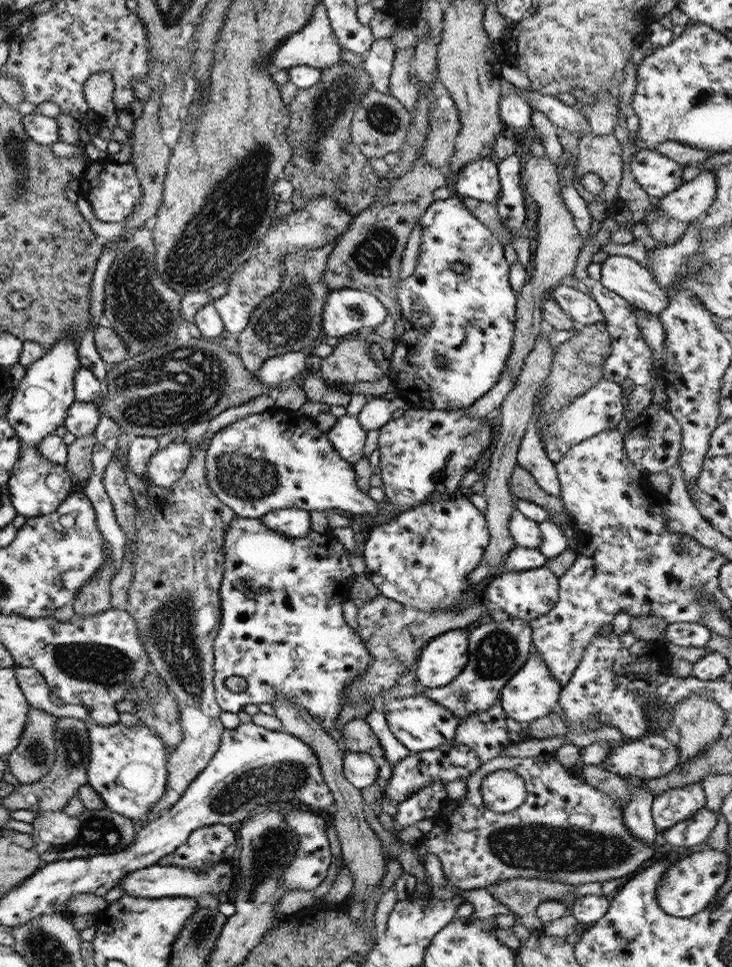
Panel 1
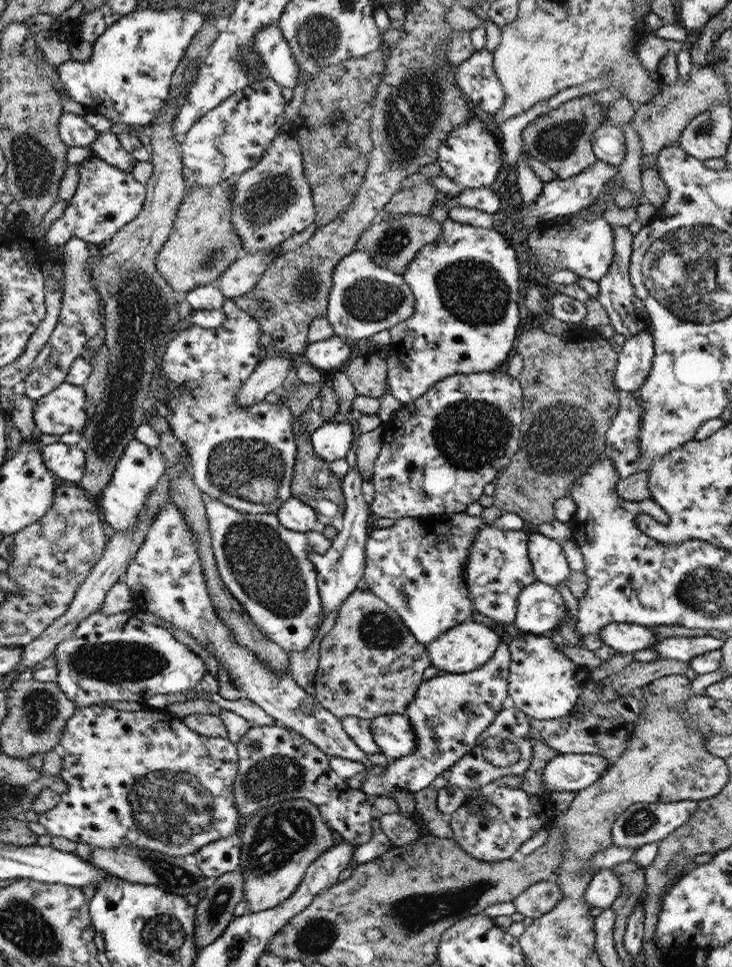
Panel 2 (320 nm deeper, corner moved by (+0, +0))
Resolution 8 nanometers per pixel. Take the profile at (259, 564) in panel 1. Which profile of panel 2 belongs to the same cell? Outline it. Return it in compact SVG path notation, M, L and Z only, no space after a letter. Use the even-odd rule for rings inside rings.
M202 494L207 525L209 528L210 546L219 579L228 593L246 610L250 621L257 630L277 644L284 652L305 650L317 634L322 618L322 608L317 592L317 574L313 564L307 560L308 549L315 554L323 554L330 546L321 530L294 532L286 530L277 522L275 513L243 514L239 510L223 505L219 500Z

